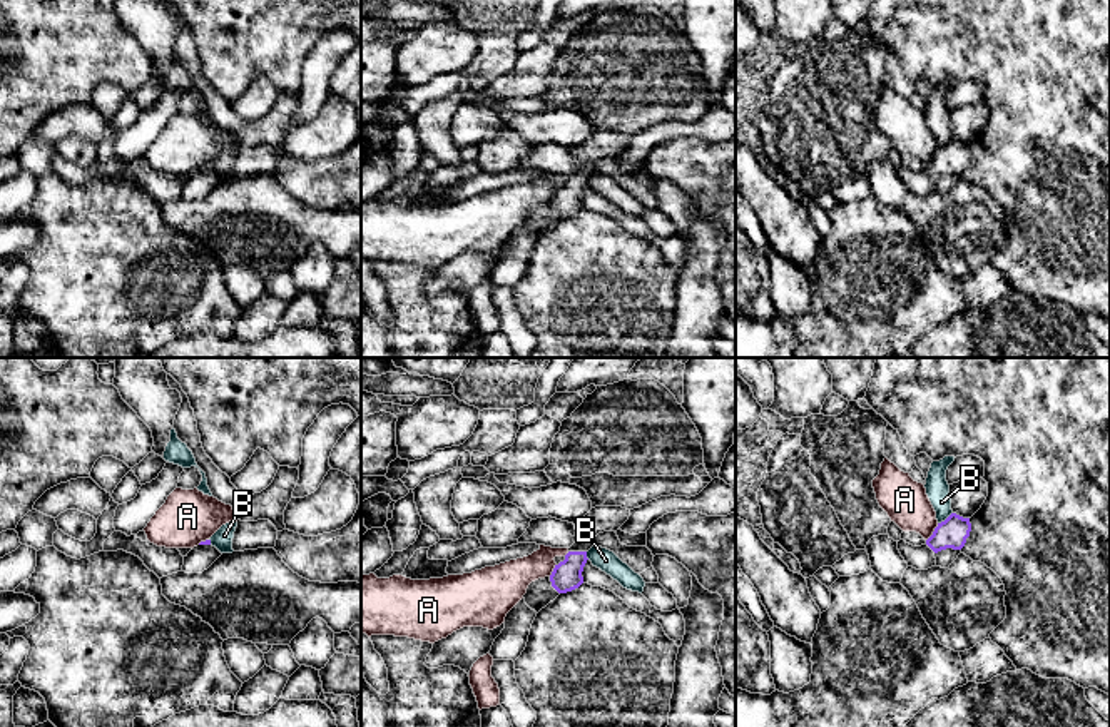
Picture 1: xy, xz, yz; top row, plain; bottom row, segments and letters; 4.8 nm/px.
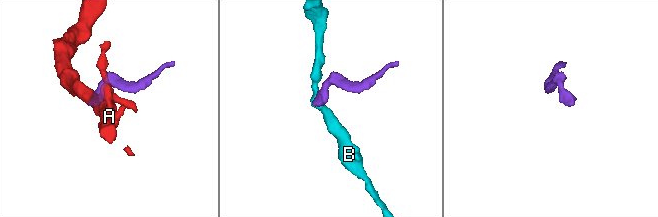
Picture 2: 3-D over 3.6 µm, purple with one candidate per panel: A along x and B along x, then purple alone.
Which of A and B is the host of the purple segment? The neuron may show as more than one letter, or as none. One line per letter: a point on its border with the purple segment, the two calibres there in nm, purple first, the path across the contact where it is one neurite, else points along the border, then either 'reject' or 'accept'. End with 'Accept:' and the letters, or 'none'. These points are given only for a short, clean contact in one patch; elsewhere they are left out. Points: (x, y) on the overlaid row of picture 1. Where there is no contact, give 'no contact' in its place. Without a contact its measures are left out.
A: yz (933, 532) | 140/220 nm | along yz (938, 523), (926, 540) | reject
B: yz (947, 518) | 140/110 nm | along yz (952, 512), (938, 523) | reject
Accept: none

